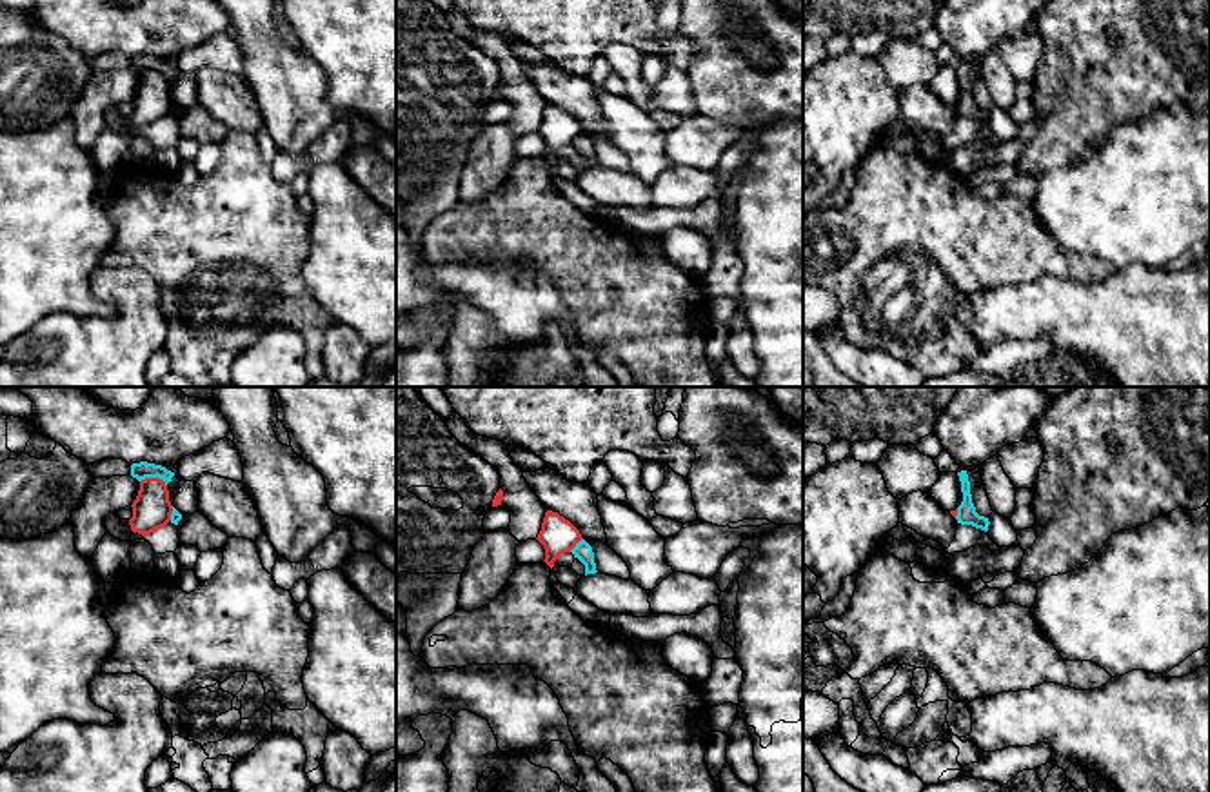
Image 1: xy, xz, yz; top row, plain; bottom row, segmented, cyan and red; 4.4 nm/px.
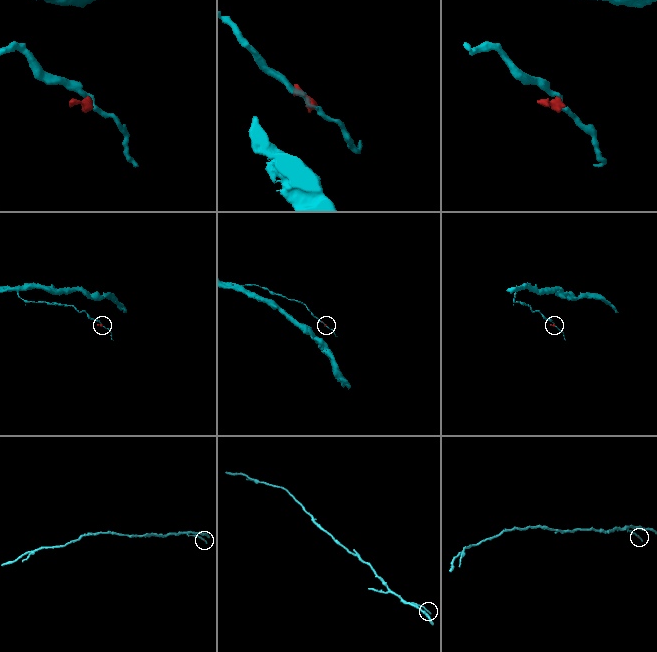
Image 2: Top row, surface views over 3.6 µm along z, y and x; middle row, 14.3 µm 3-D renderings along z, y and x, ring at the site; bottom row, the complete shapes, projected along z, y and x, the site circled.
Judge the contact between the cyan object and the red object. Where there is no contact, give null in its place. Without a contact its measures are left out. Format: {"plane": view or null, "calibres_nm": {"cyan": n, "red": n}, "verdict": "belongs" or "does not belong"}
{"plane": "xy", "calibres_nm": {"cyan": 80, "red": 170}, "verdict": "does not belong"}

